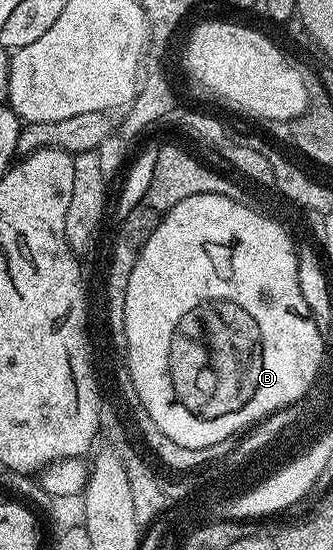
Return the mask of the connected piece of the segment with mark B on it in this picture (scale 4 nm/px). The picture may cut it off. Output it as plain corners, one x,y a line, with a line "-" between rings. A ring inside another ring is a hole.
198,195
181,201
181,205
173,205
173,209
153,229
149,241
141,249
137,257
137,265
133,265
133,273
129,273
129,285
125,289
125,309
123,310
124,341
126,343
126,368
135,386
137,397
146,411
146,418
155,422
155,427
162,438
175,441
178,446
185,446
190,453
205,449
207,444
217,443
240,434
238,423
248,423
252,417
265,409
278,407
281,401
293,398
293,393
301,389
301,385
309,381
314,374
314,358
317,355
317,337
313,332
312,315
305,299
301,295
298,284
297,243
287,236
278,218
259,219
259,215
251,215
251,211
243,211
243,207
235,207
229,197
216,195

